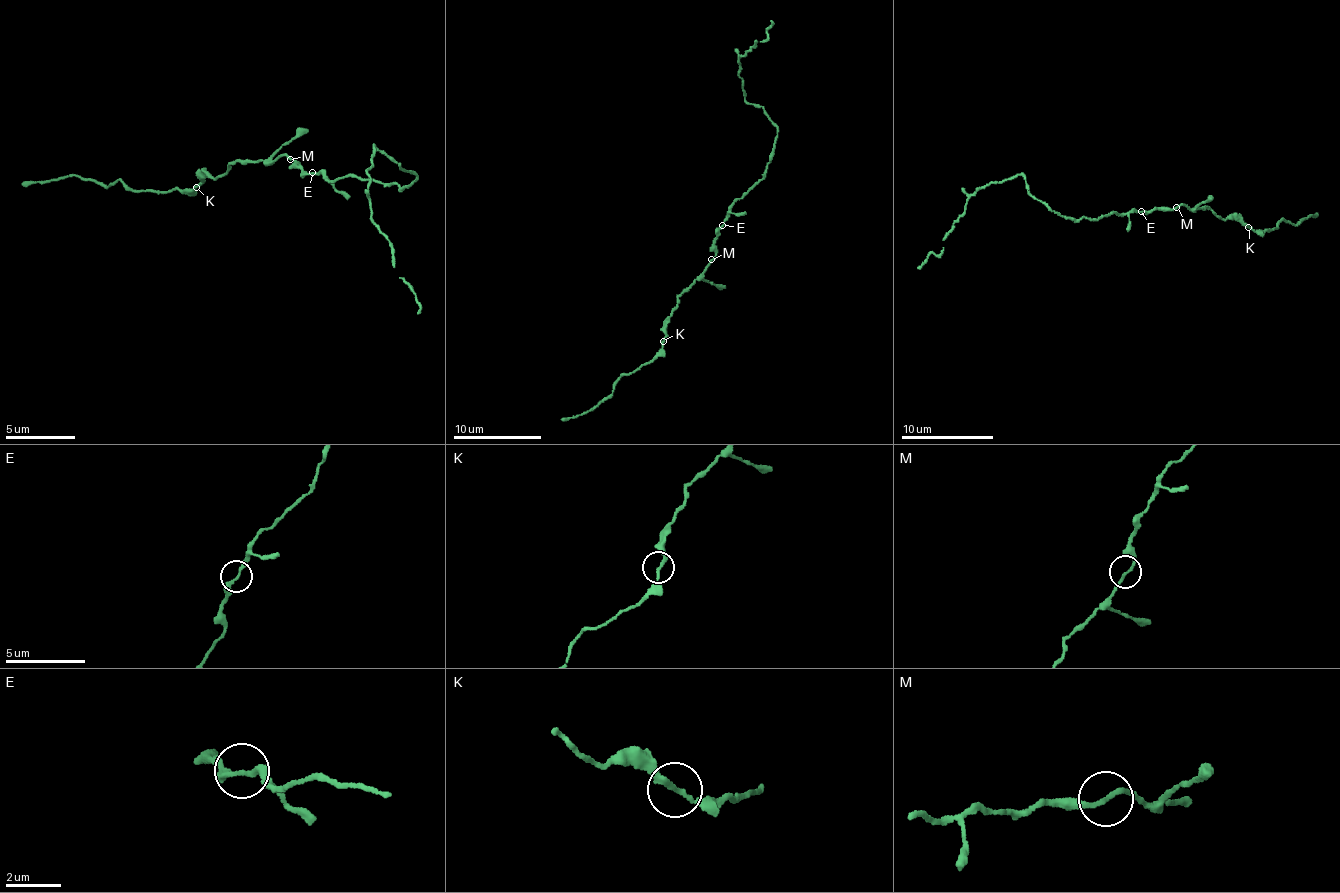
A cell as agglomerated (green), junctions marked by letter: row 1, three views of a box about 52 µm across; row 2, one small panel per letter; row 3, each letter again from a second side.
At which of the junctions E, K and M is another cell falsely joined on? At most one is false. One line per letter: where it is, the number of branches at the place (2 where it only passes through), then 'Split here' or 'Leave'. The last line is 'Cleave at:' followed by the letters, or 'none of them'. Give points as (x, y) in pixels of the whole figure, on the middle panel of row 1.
E: Place: (722, 225). Branches: 2. Leave
K: Place: (663, 341). Branches: 2. Leave
M: Place: (711, 259). Branches: 2. Leave
Cleave at: none of them

